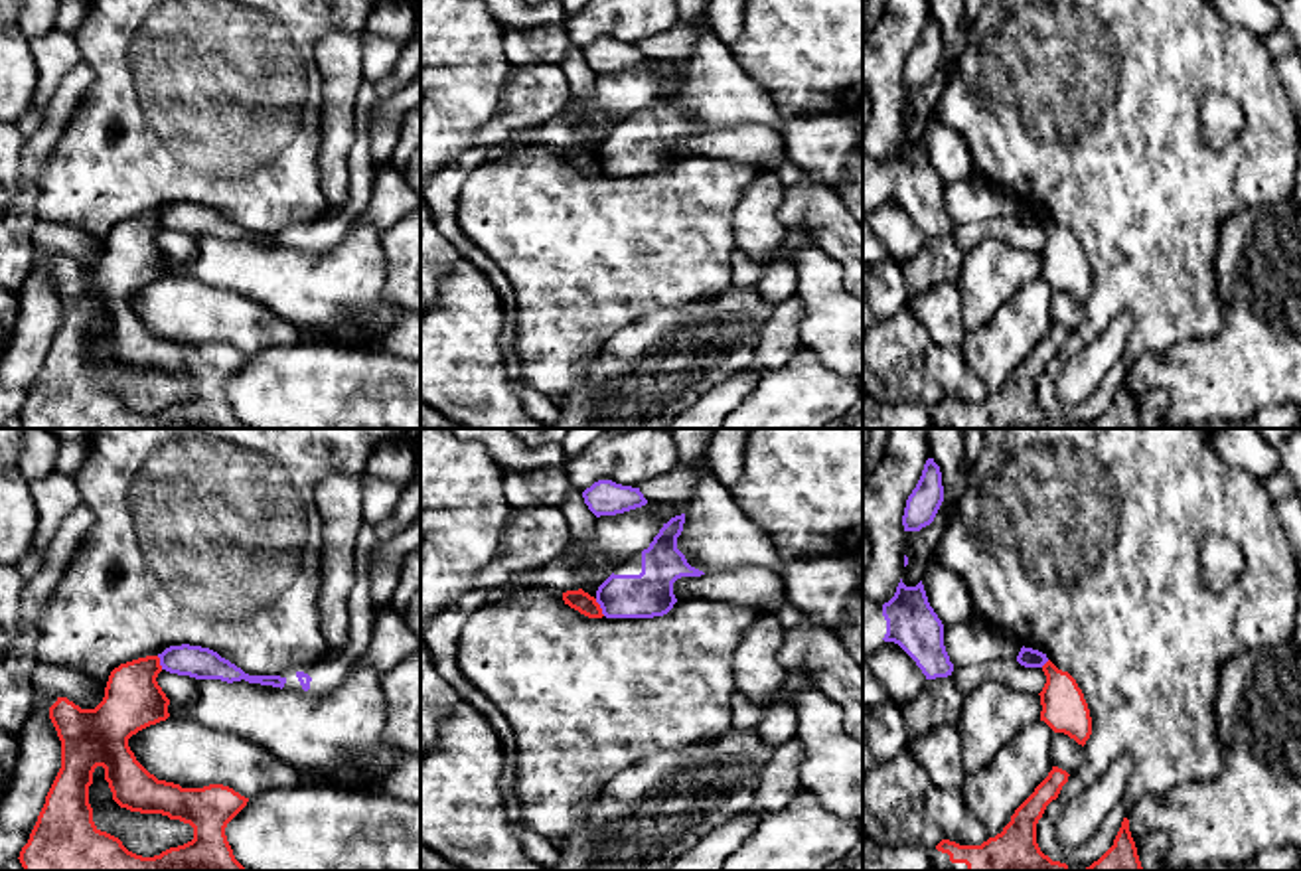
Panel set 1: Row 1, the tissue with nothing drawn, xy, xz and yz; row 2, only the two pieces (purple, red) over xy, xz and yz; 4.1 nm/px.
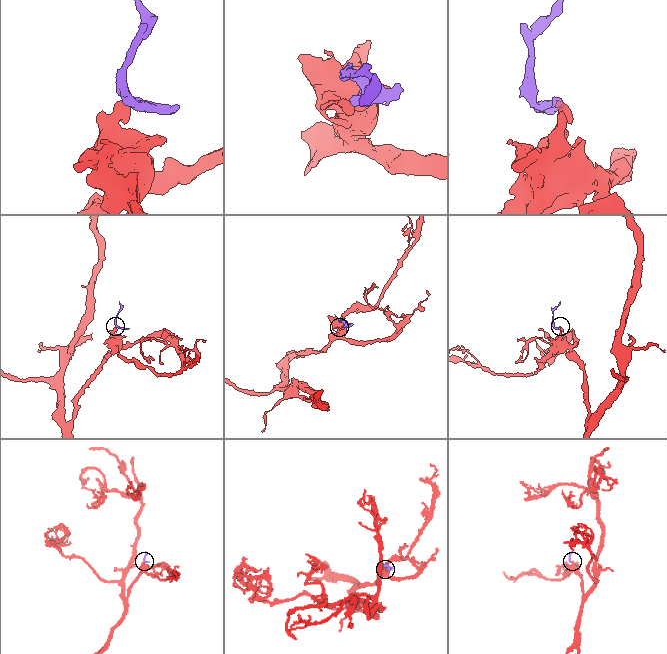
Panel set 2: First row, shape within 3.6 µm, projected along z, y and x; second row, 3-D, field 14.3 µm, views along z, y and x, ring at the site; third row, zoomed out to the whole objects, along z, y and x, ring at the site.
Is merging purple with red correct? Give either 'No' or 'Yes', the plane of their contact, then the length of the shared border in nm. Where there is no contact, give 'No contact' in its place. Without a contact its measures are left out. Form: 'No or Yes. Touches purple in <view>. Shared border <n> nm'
No. Touches purple in xz. Shared border 80 nm

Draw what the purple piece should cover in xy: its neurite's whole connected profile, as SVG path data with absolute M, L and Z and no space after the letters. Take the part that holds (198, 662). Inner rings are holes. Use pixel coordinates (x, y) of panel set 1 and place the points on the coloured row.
M363 523L355 543L357 581L347 598L347 644L336 660L316 660L306 666L292 666L280 675L249 675L209 648L182 644L170 646L158 654L162 670L195 679L221 679L227 683L245 679L249 683L306 691L312 695L324 695L338 689L371 640L375 602L369 587L369 561L377 541L373 525Z

